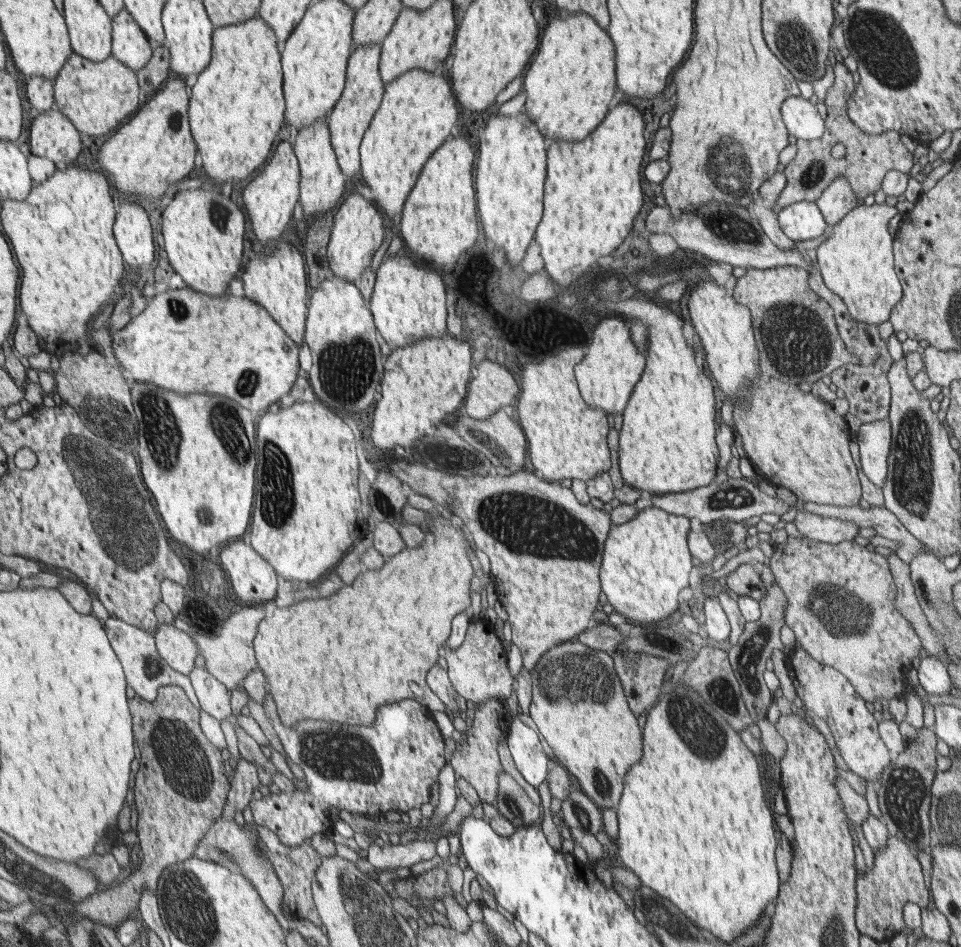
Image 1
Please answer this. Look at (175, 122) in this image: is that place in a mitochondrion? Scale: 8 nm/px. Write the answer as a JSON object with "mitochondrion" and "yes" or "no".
{"mitochondrion":"yes"}

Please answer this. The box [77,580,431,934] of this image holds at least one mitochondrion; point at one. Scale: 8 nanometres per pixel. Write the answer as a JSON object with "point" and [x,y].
{"point":[333,753]}

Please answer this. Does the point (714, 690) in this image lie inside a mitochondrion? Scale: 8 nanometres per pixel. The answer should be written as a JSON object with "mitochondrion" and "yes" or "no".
{"mitochondrion":"yes"}

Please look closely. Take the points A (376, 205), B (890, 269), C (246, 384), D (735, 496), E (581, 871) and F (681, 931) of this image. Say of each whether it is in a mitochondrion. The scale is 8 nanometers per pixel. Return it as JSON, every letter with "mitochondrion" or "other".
{"A":"other","B":"other","C":"mitochondrion","D":"mitochondrion","E":"other","F":"mitochondrion"}

